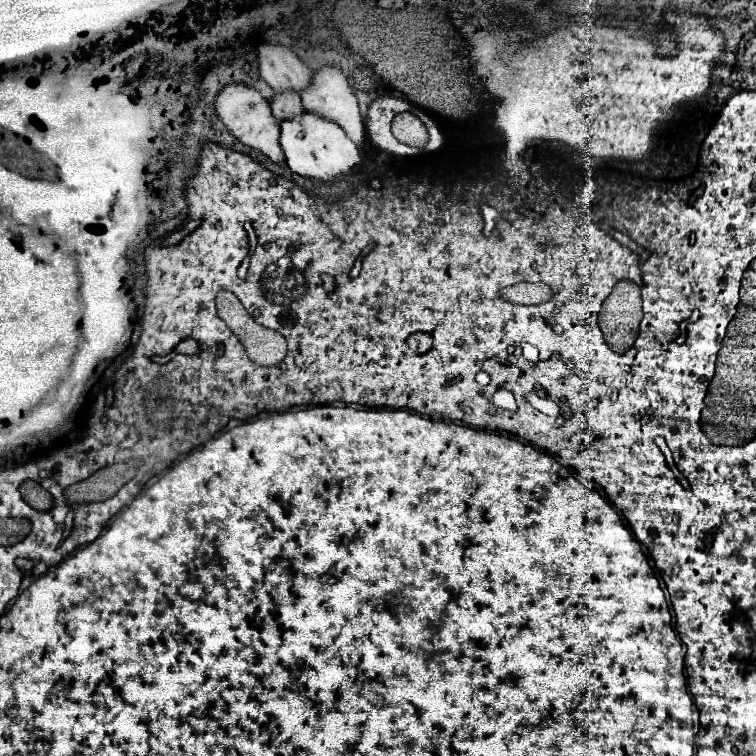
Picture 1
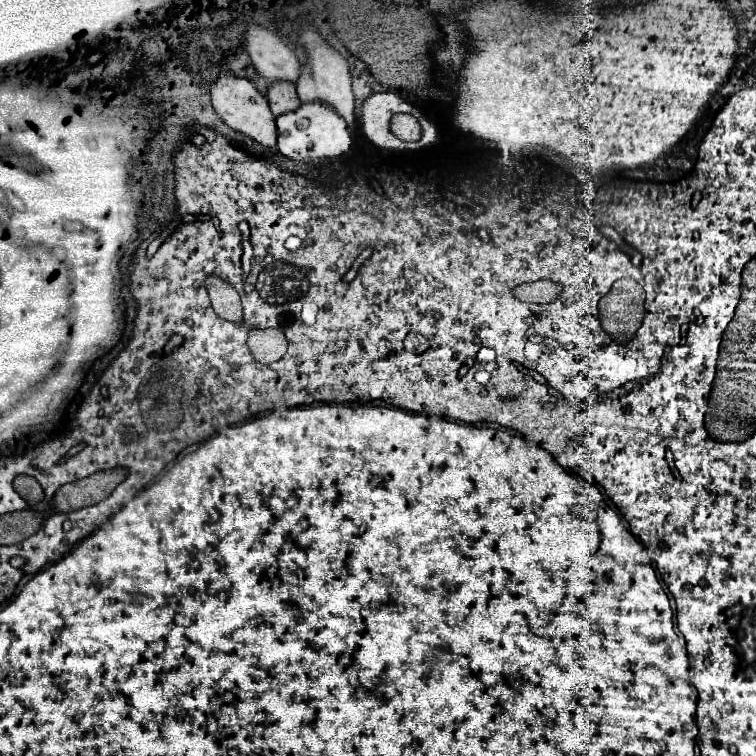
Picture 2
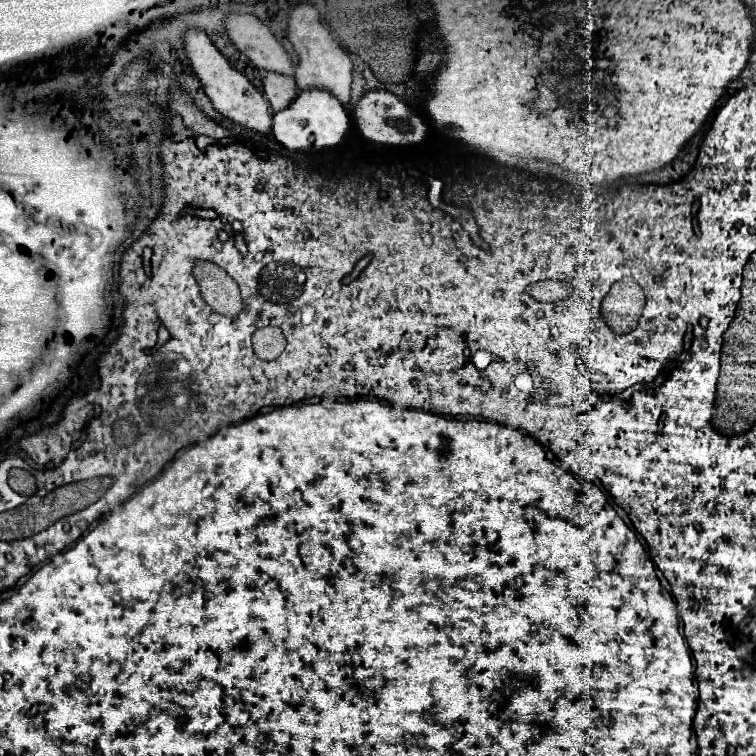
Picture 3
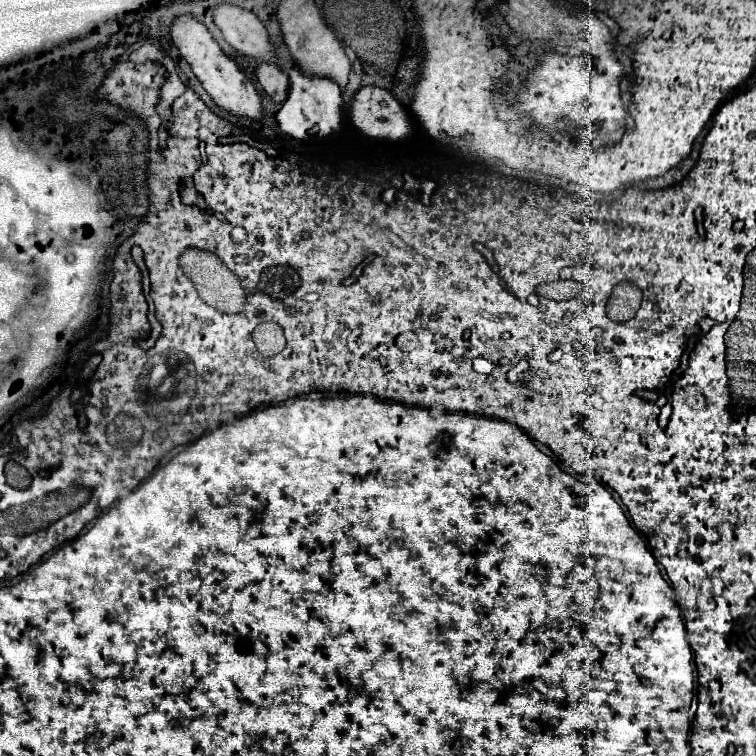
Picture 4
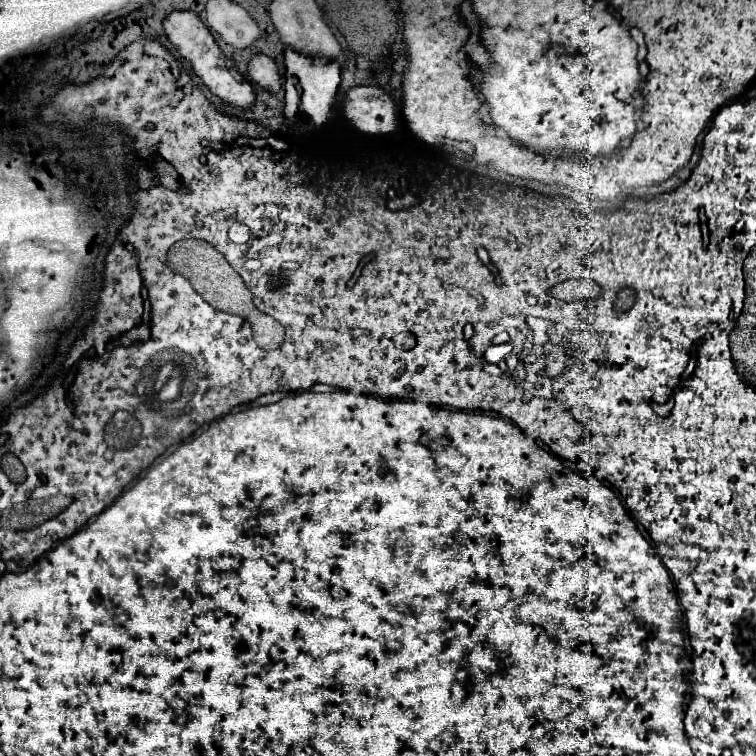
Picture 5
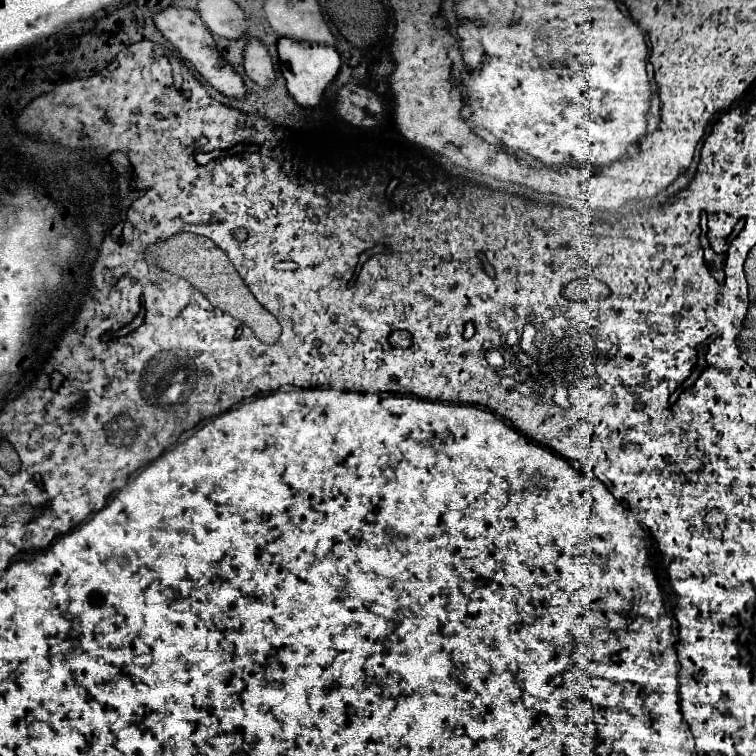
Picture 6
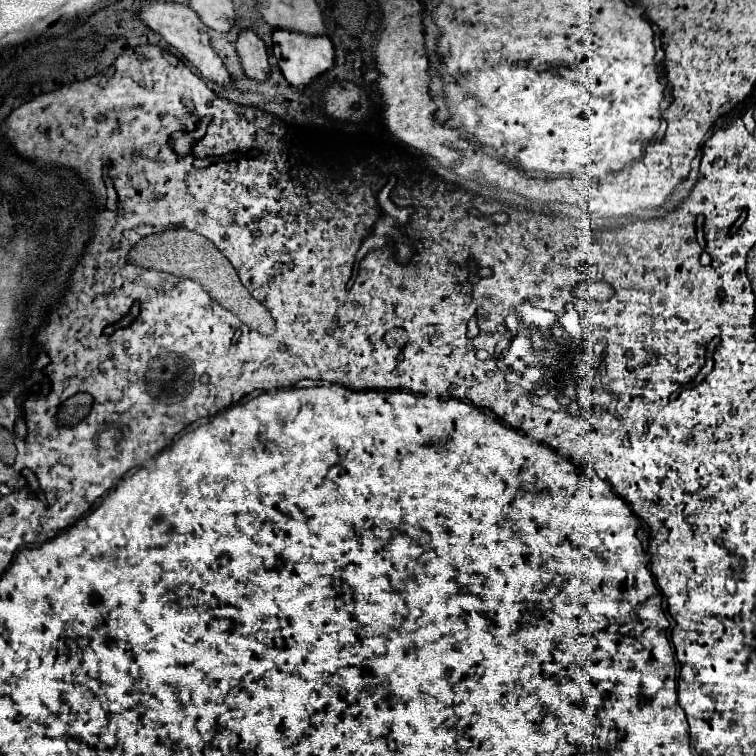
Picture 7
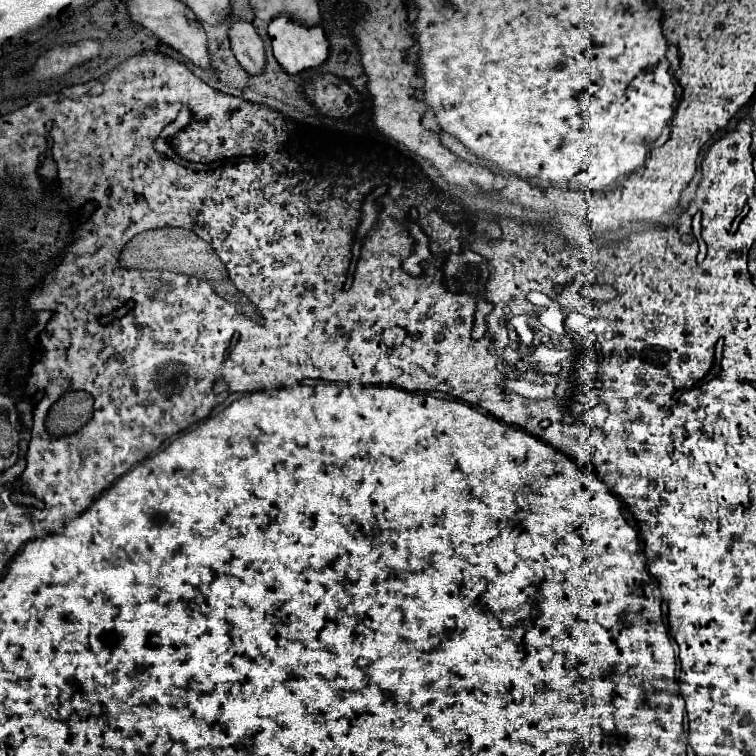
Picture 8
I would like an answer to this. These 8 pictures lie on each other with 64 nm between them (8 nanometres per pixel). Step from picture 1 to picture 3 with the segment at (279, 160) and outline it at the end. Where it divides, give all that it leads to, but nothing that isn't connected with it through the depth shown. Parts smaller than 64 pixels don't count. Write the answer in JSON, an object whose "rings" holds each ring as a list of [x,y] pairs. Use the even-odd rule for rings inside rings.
{"rings":[[[198,30],[186,32],[186,54],[192,62],[194,72],[202,80],[204,92],[208,94],[214,108],[222,116],[230,118],[236,124],[246,126],[252,132],[258,132],[260,136],[266,136],[266,138],[272,136],[272,116],[268,114],[268,100],[252,86],[252,82],[244,74],[240,74],[238,70],[230,66],[230,62],[218,52],[218,48],[210,42],[210,38],[204,32],[198,32]]]}

